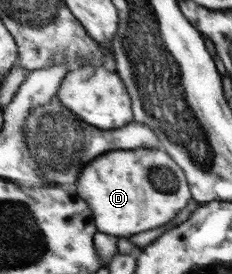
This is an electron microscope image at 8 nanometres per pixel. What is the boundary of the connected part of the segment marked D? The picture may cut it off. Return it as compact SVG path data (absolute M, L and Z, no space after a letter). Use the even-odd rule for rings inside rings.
M164 149L110 151L90 161L78 177L78 195L90 205L98 231L130 237L172 221L191 198L182 168Z

